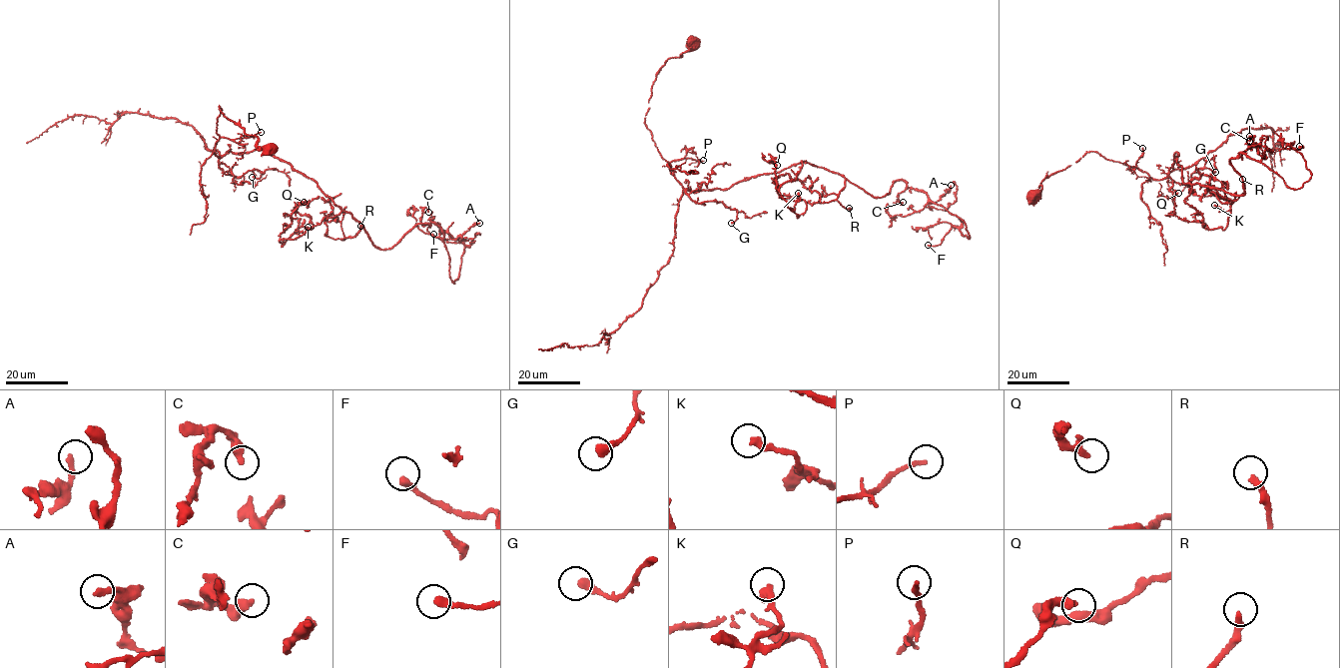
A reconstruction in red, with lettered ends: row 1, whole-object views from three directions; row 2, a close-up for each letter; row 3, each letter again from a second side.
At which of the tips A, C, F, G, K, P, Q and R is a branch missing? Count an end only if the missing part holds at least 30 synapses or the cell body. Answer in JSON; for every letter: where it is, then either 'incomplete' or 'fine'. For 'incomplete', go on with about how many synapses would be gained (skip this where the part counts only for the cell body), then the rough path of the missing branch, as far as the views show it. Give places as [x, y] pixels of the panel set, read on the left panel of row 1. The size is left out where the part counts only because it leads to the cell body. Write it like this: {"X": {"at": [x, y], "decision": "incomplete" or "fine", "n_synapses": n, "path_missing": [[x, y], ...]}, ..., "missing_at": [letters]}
{"A": {"at": [479, 223], "decision": "fine"}, "C": {"at": [428, 212], "decision": "fine"}, "F": {"at": [433, 234], "decision": "fine"}, "G": {"at": [252, 177], "decision": "fine"}, "K": {"at": [308, 227], "decision": "fine"}, "P": {"at": [261, 132], "decision": "fine"}, "Q": {"at": [304, 202], "decision": "fine"}, "R": {"at": [360, 226], "decision": "incomplete", "n_synapses": 45, "path_missing": [[360, 226], [352, 213], [336, 201], [329, 211]]}, "missing_at": ["R"]}

